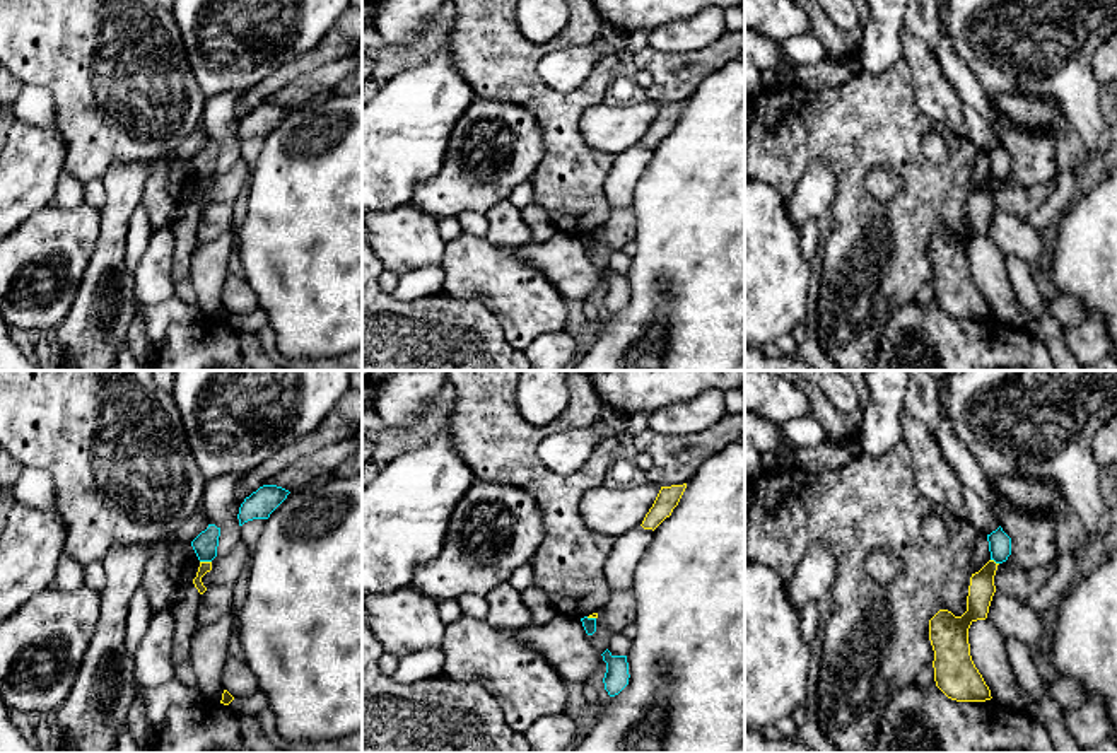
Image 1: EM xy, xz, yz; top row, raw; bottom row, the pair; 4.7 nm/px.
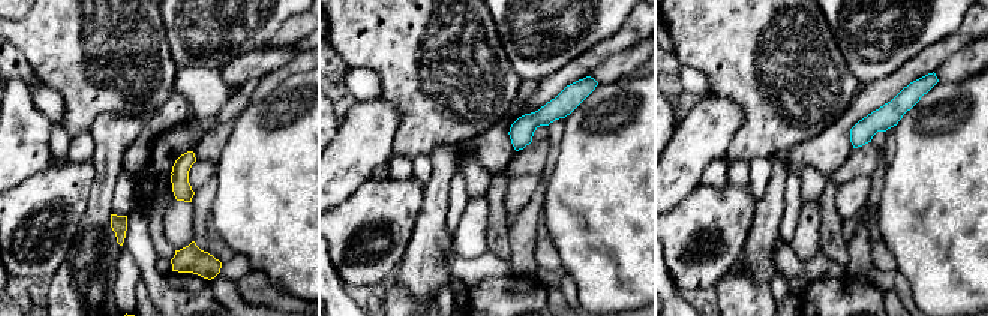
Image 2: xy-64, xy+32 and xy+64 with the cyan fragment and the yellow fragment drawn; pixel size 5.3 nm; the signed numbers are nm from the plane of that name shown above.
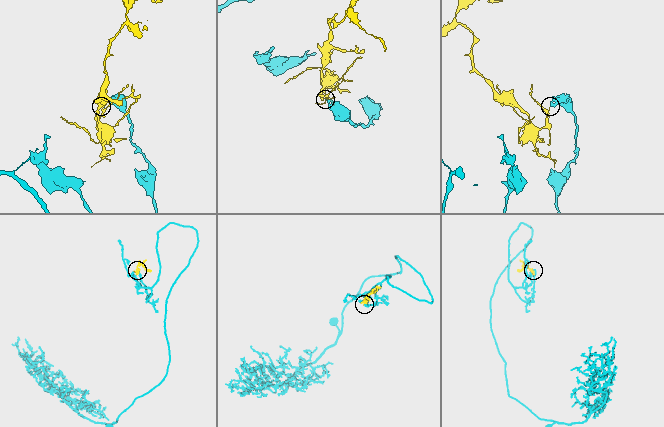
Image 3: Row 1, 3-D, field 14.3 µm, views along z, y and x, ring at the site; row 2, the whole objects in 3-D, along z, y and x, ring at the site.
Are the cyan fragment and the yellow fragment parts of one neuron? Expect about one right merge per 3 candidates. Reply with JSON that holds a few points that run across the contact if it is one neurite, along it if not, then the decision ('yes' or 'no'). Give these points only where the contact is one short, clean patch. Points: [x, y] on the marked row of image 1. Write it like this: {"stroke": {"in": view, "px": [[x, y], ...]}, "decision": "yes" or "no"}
{"stroke": {"in": "xy", "px": [[200, 560], [210, 562]]}, "decision": "no"}

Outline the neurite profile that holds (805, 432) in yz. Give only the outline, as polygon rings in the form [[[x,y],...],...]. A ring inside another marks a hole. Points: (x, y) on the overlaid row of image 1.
[[[799,417],[779,425],[779,430],[798,447],[828,446],[825,427],[813,417]]]

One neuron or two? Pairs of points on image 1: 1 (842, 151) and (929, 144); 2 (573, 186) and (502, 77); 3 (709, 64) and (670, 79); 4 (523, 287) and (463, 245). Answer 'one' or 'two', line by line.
1: two
2: one
3: one
4: one

